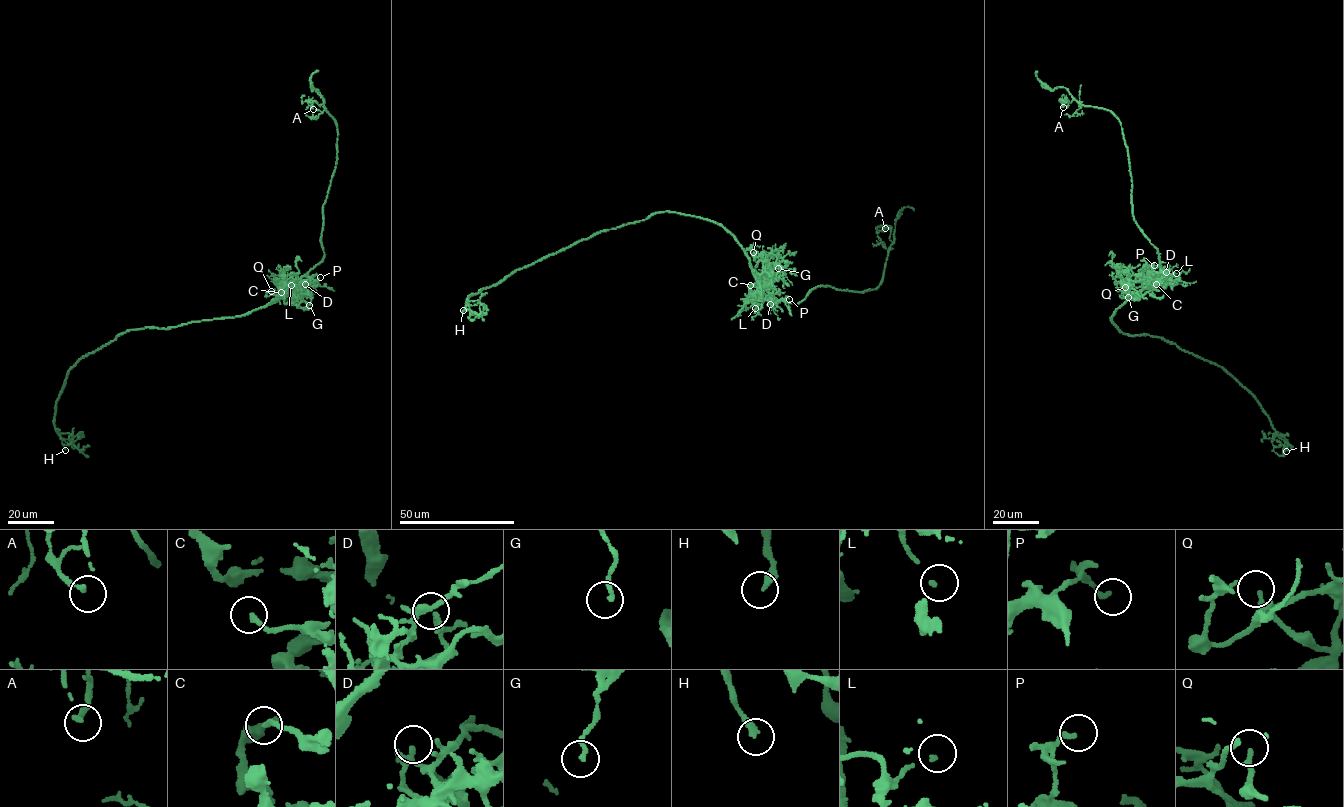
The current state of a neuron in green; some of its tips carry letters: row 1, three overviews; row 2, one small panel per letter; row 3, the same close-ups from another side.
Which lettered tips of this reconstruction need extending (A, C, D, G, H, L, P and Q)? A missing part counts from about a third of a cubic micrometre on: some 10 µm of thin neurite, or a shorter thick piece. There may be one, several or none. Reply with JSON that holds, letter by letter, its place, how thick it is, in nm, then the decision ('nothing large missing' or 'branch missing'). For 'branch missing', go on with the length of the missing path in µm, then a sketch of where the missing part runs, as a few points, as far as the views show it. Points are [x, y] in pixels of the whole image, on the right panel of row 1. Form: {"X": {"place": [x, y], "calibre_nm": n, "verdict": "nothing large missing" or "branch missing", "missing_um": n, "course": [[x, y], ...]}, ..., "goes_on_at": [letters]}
{"A": {"place": [1063, 107], "calibre_nm": 190, "verdict": "nothing large missing"}, "C": {"place": [1156, 284], "calibre_nm": 200, "verdict": "nothing large missing"}, "D": {"place": [1166, 272], "calibre_nm": 180, "verdict": "nothing large missing"}, "G": {"place": [1128, 297], "calibre_nm": 190, "verdict": "nothing large missing"}, "H": {"place": [1286, 451], "calibre_nm": 280, "verdict": "nothing large missing"}, "L": {"place": [1176, 273], "calibre_nm": 110, "verdict": "nothing large missing"}, "P": {"place": [1154, 265], "calibre_nm": 180, "verdict": "nothing large missing"}, "Q": {"place": [1125, 287], "calibre_nm": 200, "verdict": "nothing large missing"}, "goes_on_at": []}

